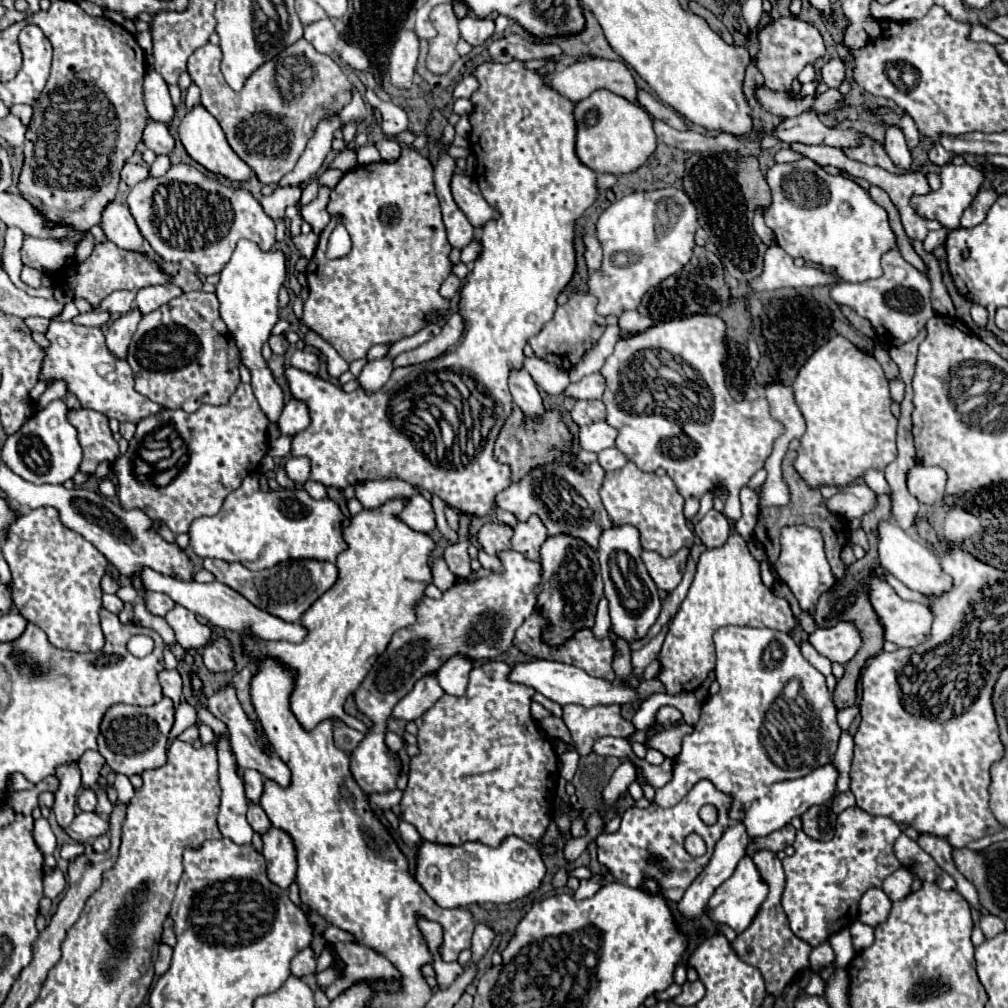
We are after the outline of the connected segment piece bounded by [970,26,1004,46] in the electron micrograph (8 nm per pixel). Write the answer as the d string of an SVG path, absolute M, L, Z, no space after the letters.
M974 26L972 28L972 32L970 32L970 38L972 40L982 40L982 42L988 42L988 44L1000 44L1000 42L1004 42L998 34L994 34L994 32L990 32L986 26Z

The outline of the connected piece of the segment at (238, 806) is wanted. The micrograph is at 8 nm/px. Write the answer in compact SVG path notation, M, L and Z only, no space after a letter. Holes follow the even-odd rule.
M202 704L198 708L198 720L208 724L214 734L218 736L218 762L220 762L220 788L222 788L222 802L220 802L220 814L218 814L218 828L222 832L222 836L230 838L232 842L236 844L250 844L252 842L252 828L246 820L246 810L248 810L248 804L246 804L246 796L244 796L244 782L240 780L240 776L236 774L236 756L234 752L230 750L230 742L228 742L228 730L226 730L226 724L220 722L218 718L214 718L208 708ZM222 736L222 738L220 738Z

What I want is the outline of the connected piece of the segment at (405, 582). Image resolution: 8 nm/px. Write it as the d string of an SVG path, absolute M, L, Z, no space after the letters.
M392 498L378 508L362 510L344 530L344 540L348 548L338 554L338 580L336 584L326 590L300 618L300 624L308 630L304 642L290 644L290 642L266 642L266 656L276 658L282 666L288 666L296 672L294 690L290 694L290 710L296 720L302 724L304 730L314 730L322 720L339 718L351 728L367 733L367 726L355 717L344 712L346 698L360 686L366 678L370 666L376 658L386 650L392 634L398 628L410 626L414 616L414 606L424 594L424 586L432 582L428 556L434 550L434 542L422 534L408 528L402 520L398 520L398 512L402 510L404 502L400 498Z

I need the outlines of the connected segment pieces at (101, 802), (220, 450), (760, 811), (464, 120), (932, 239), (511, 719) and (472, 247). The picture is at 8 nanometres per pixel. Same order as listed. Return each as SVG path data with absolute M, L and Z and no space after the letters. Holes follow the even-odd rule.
M98 788L98 790L96 790L96 794L98 794L98 806L96 806L96 814L104 814L104 816L108 816L108 814L112 812L112 802L108 800L106 790L104 790L104 788Z
M240 384L226 406L204 404L192 414L162 408L160 414L142 418L134 440L130 440L128 452L114 462L120 506L126 510L138 508L148 514L154 532L158 532L160 524L166 524L174 534L188 532L194 518L216 514L222 508L224 498L260 466L260 460L268 452L266 428L268 418L264 418L250 384ZM162 426L172 426L182 444L172 444L168 458L148 466L148 462L138 454L140 450L156 448L154 434Z
M826 764L822 768L812 770L808 776L774 784L764 798L756 798L756 800L748 802L748 806L744 806L742 824L746 826L748 836L750 838L768 836L770 832L780 830L782 826L790 824L792 818L802 816L812 804L828 802L836 794L836 778L838 778L838 770L834 768L834 764Z
M463 115L461 116L460 121L455 126L455 138L452 144L453 145L469 145L470 132L471 132L471 125L469 122L469 116Z
M942 228L940 232L930 232L930 234L926 236L926 240L924 240L924 250L926 250L926 252L932 252L940 242L946 240L946 236L948 236L948 228Z
M498 660L474 666L468 690L462 698L444 694L416 720L420 754L410 760L410 776L400 810L402 820L412 824L428 842L460 846L472 840L498 846L506 836L518 836L528 844L536 844L542 840L552 820L550 798L558 780L558 756L552 750L552 742L530 714L530 702L536 690L518 682L508 682L510 670L506 662Z
M472 240L472 242L462 250L462 262L464 262L466 266L472 266L472 262L480 256L480 250L482 250L480 240Z

